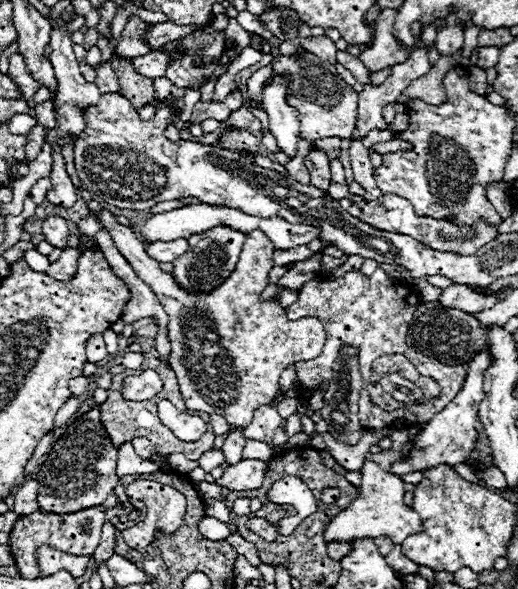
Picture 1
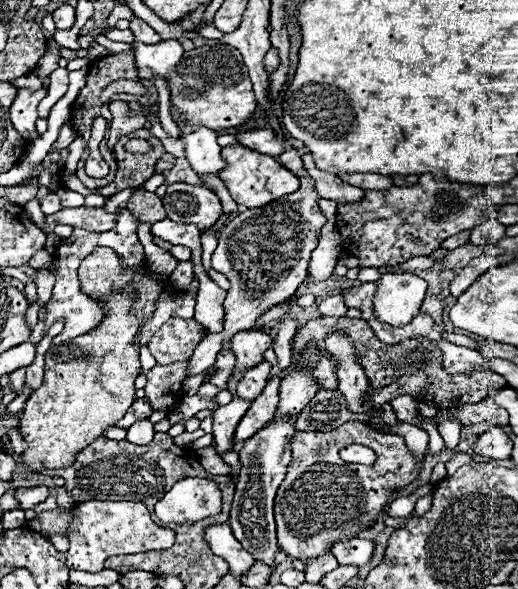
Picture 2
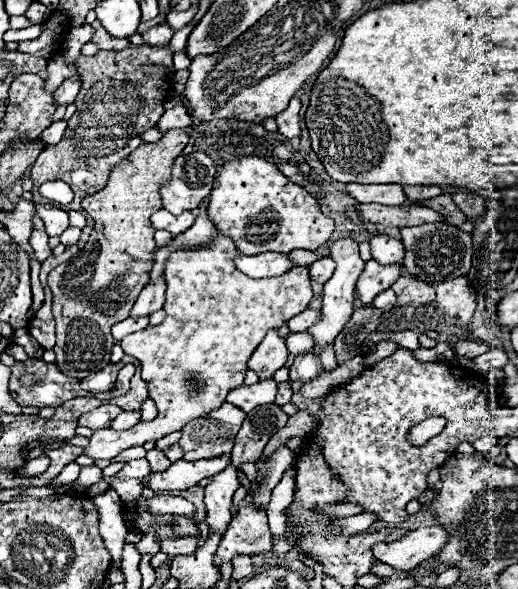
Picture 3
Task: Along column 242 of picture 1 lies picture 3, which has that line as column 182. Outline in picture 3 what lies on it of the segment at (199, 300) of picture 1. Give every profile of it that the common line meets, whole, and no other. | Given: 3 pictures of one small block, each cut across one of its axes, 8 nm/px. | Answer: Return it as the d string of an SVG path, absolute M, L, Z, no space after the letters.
M220 230L214 236L214 242L210 246L198 246L190 250L172 252L172 256L166 260L166 318L162 324L146 328L142 332L134 332L124 336L118 344L122 346L124 354L136 358L140 362L140 374L146 382L148 396L156 402L158 416L152 422L138 422L136 426L128 430L96 430L90 438L90 446L84 448L84 454L98 460L98 458L116 458L122 450L144 446L146 442L156 442L172 432L178 432L184 428L184 424L192 422L194 418L204 416L204 412L212 412L224 404L224 396L242 386L242 380L248 372L248 358L260 344L260 340L272 330L284 326L290 318L304 312L312 298L312 284L308 268L294 268L290 274L282 274L278 278L260 278L254 280L242 272L236 270L234 258L236 258L236 244L230 236L222 234Z

